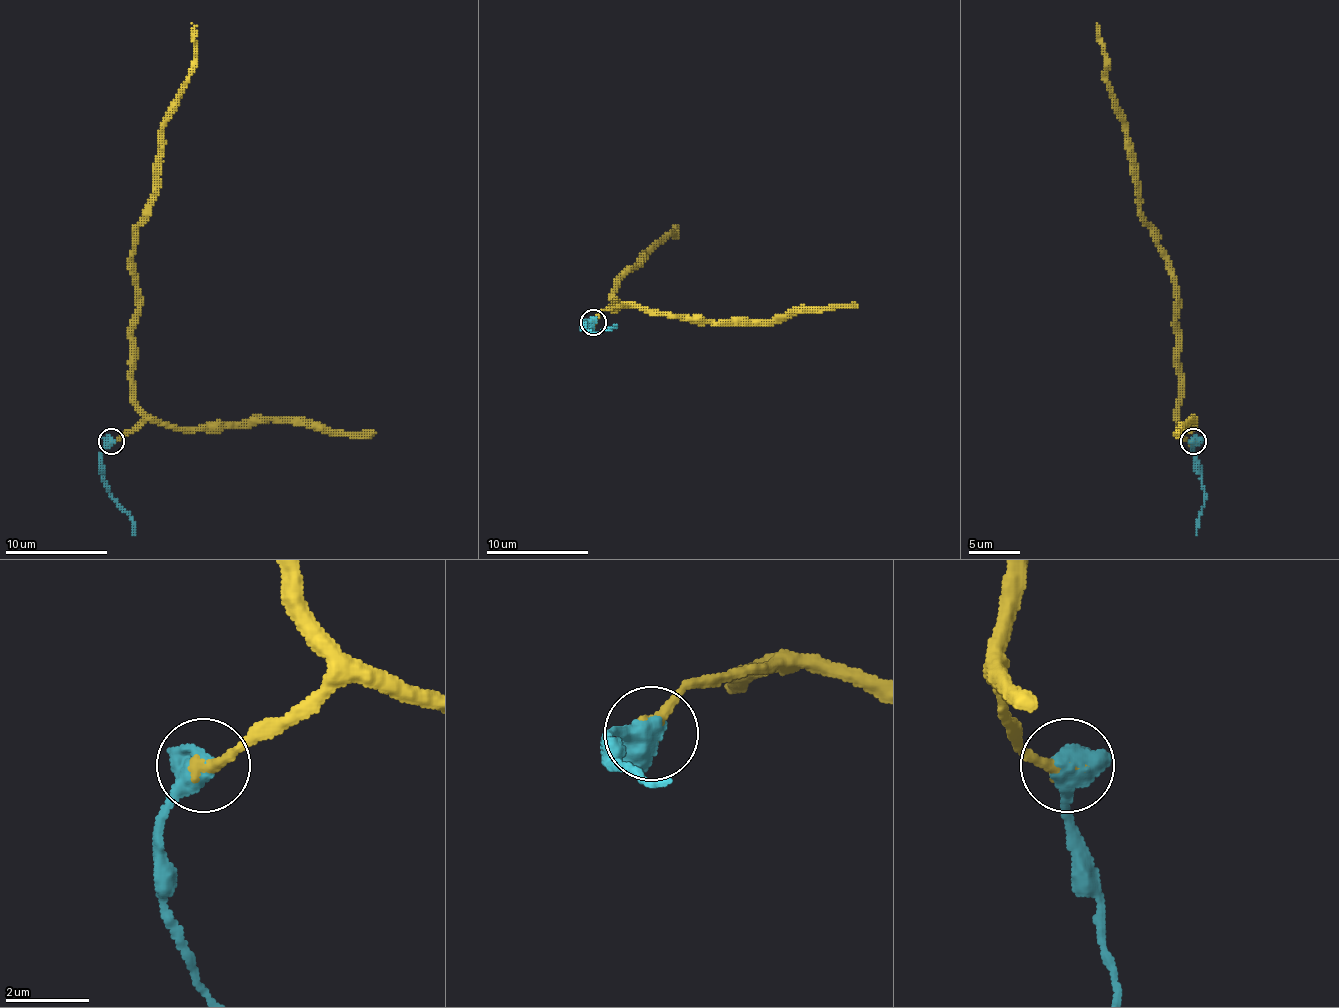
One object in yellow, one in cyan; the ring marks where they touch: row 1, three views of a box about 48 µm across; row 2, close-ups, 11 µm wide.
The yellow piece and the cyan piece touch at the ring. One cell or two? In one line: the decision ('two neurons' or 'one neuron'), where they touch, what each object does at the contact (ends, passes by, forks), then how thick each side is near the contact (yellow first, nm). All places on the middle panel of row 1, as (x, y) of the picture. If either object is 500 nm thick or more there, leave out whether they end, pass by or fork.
one neuron; place (593, 322); calibres 320 and 750 nm

